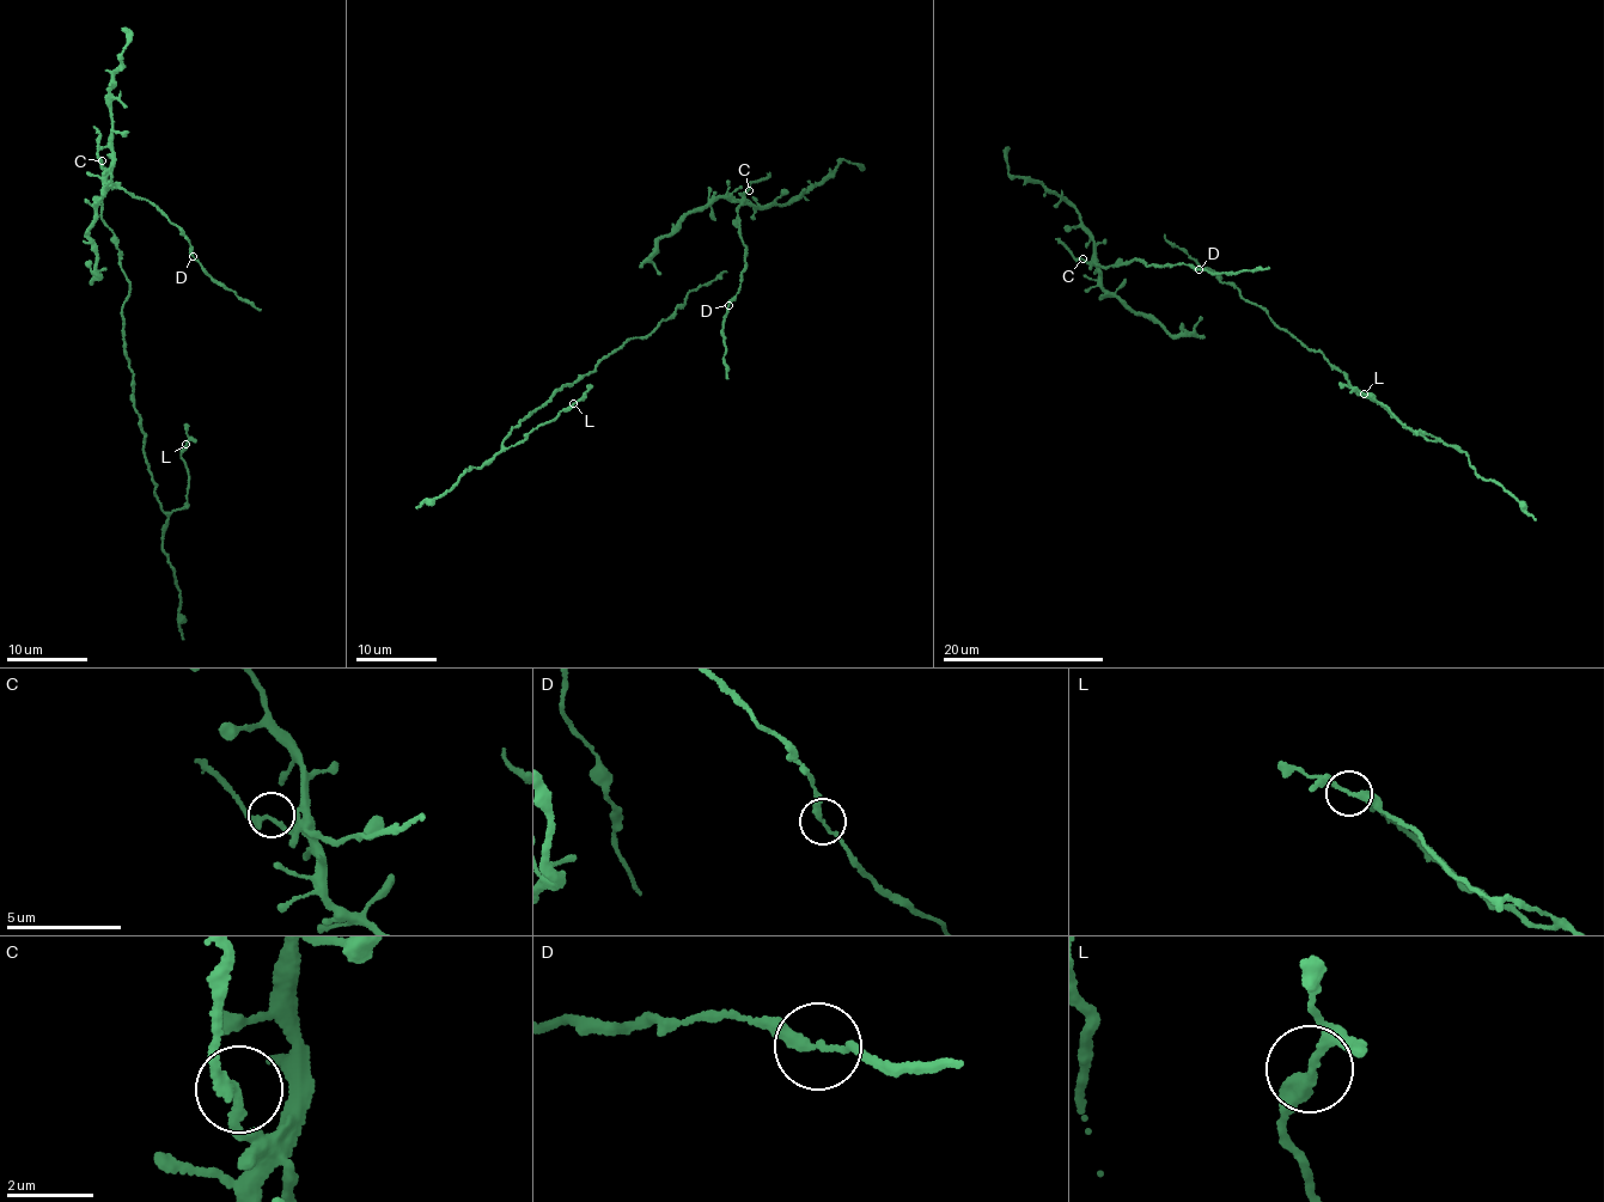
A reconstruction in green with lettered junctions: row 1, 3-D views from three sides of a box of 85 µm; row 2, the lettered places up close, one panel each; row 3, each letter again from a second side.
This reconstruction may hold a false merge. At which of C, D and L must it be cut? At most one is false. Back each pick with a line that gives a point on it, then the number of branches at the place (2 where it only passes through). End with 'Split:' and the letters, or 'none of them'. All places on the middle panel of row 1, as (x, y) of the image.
Split: none of them

